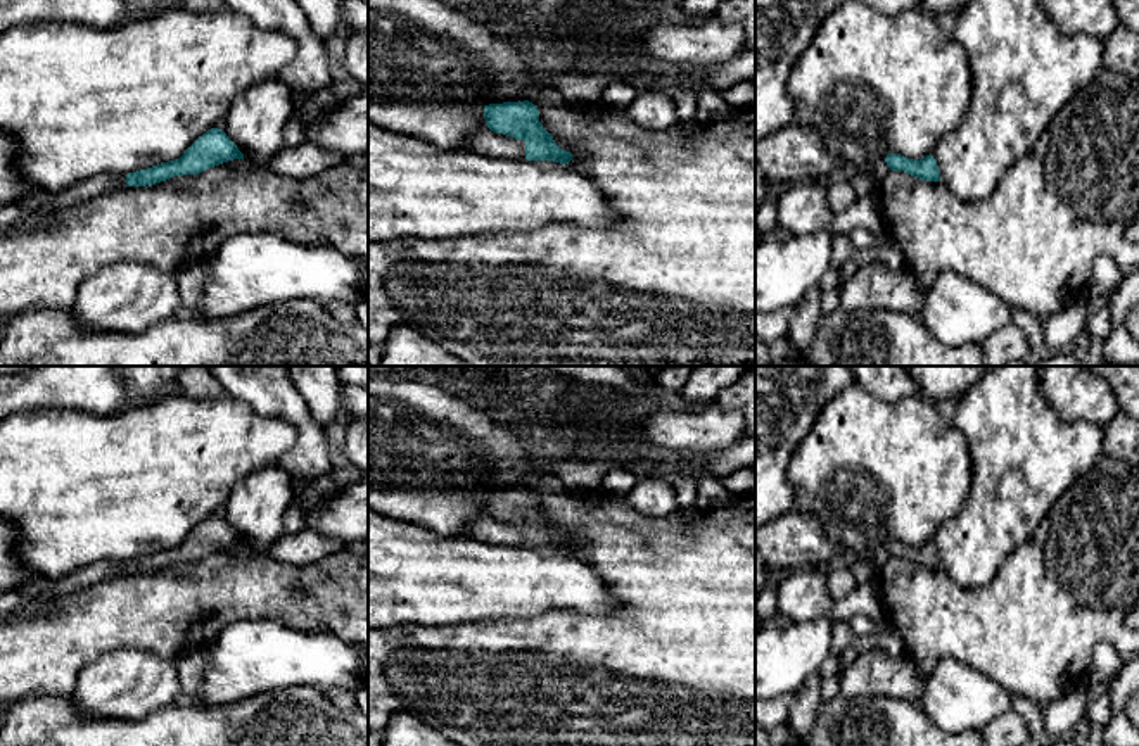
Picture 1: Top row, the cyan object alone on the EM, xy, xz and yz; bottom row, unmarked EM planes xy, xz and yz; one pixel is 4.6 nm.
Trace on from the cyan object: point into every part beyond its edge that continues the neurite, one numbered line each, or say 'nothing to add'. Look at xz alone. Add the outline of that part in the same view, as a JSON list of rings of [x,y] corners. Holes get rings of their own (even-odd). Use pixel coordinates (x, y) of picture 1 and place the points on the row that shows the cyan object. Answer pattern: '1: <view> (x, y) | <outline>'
1: xz (486, 142) | [[[487,126],[465,142],[465,149],[496,159],[525,159],[525,142],[503,133],[494,133]]]

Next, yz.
nothing to add

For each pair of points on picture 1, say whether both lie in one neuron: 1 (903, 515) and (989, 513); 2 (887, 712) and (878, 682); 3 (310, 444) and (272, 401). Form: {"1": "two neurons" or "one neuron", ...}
{"1": "two neurons", "2": "two neurons", "3": "one neuron"}

